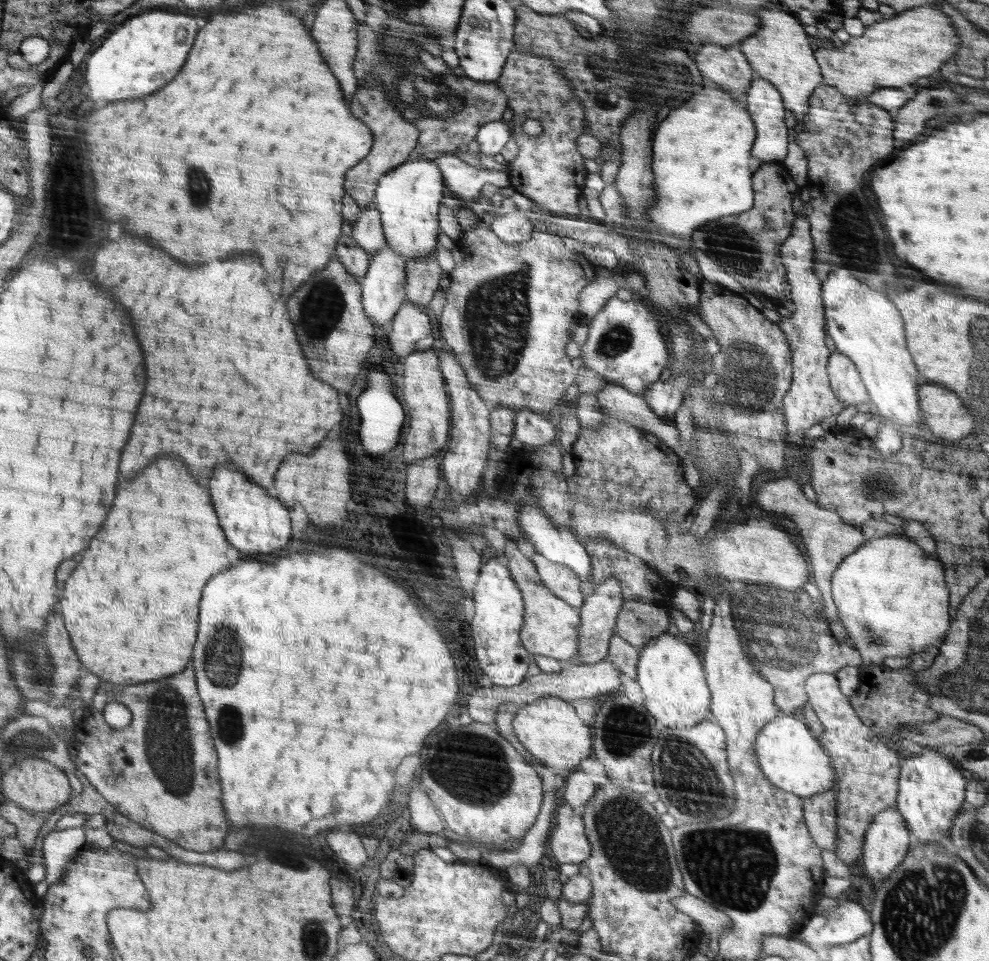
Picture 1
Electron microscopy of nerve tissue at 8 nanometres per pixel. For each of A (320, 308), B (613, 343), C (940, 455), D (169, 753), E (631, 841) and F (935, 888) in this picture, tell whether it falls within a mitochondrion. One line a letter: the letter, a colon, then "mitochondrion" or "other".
A: mitochondrion
B: mitochondrion
C: other
D: mitochondrion
E: mitochondrion
F: mitochondrion

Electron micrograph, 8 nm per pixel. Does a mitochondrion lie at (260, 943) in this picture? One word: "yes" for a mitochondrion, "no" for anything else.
no

